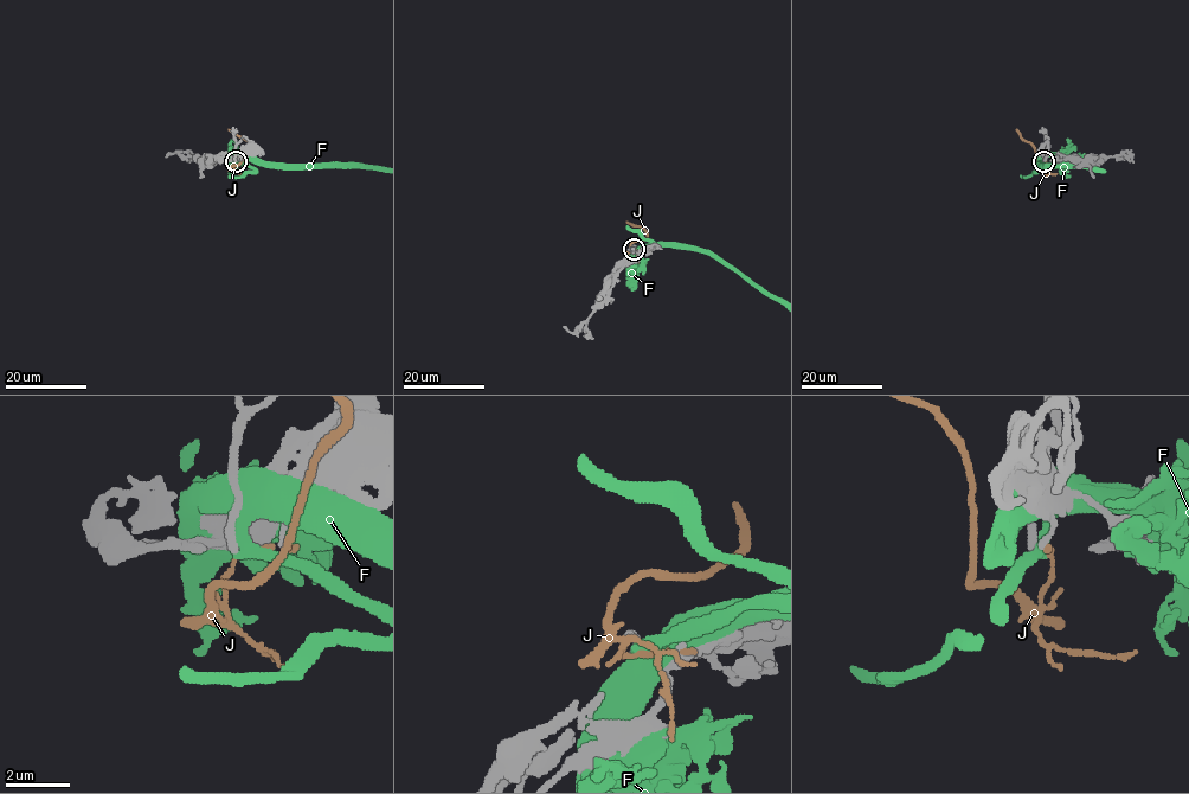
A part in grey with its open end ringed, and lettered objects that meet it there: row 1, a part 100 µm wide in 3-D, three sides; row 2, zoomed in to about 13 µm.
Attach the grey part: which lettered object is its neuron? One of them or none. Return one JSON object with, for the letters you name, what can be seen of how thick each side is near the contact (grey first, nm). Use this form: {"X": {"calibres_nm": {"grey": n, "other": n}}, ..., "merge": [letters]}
{"merge": []}

